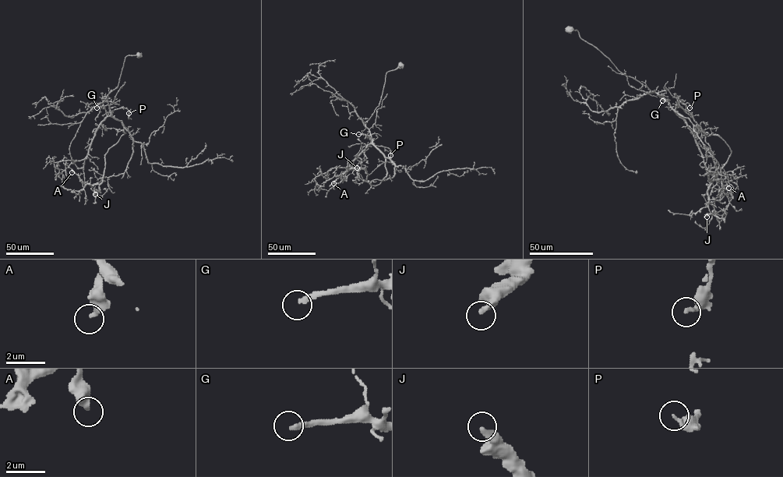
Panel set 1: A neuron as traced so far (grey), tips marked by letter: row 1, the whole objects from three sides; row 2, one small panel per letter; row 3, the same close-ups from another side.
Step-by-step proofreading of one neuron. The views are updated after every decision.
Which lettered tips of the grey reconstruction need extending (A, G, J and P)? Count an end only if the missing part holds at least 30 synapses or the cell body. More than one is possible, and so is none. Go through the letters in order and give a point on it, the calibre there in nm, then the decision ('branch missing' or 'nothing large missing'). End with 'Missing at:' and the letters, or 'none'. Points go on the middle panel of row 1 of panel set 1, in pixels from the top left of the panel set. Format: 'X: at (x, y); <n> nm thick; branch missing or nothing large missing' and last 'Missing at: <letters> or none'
A: at (333, 183); 380 nm thick; nothing large missing
G: at (358, 134); 260 nm thick; branch missing
J: at (357, 167); 280 nm thick; nothing large missing
P: at (390, 155); 190 nm thick; nothing large missing
Missing at: G

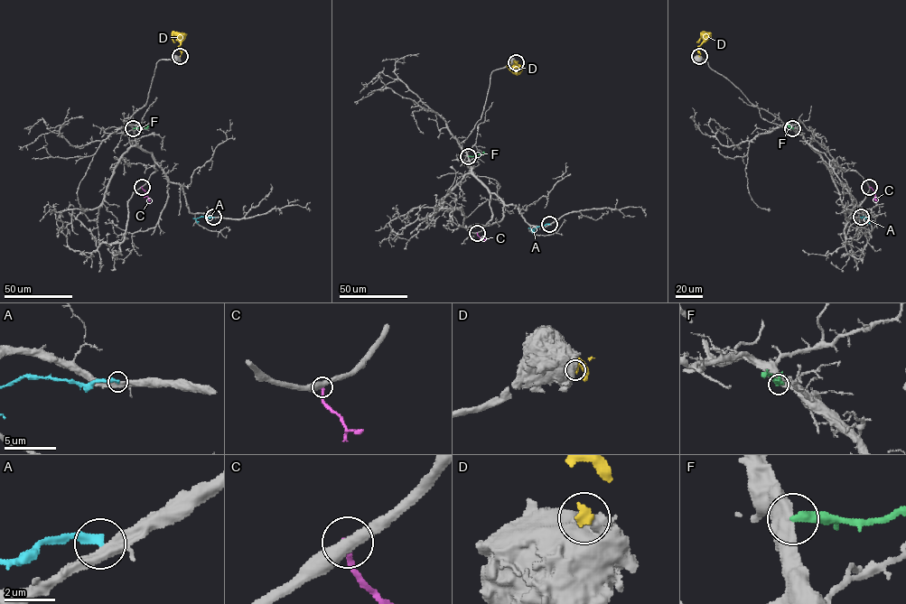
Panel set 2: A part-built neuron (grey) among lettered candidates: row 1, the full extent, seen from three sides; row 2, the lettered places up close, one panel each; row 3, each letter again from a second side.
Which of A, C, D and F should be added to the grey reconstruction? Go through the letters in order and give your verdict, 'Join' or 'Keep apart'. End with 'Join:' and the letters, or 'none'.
A: Keep apart
C: Keep apart
D: Keep apart
F: Keep apart
Join: none

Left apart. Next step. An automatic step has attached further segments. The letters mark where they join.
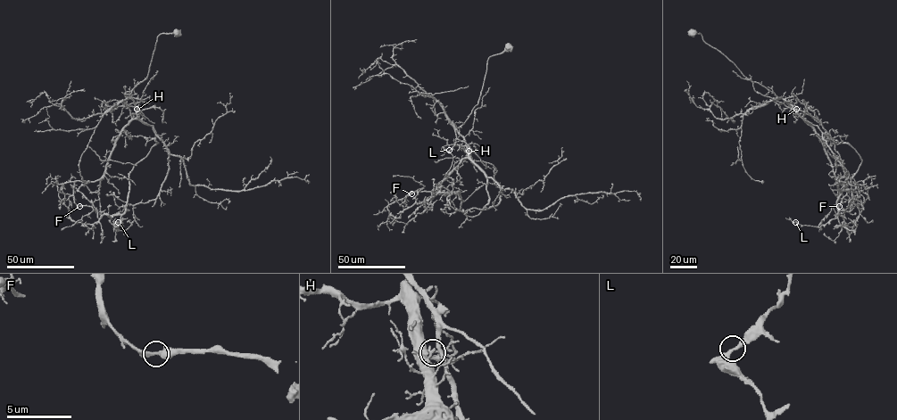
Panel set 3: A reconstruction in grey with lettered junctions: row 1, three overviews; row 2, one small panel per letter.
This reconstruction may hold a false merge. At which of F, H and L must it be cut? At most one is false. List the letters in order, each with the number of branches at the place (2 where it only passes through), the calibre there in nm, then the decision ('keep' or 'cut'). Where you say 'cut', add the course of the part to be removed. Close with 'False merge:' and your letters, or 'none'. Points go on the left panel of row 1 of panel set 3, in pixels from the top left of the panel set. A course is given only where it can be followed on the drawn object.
F: 2 branches meet; 300 nm thick; keep
H: 4 branches meet; 320 nm thick; cut; foreign part runs (137, 109), (122, 100), (108, 109), (99, 117), (89, 146), (102, 160), (137, 165)
L: 2 branches meet; 280 nm thick; keep
False merge: H

